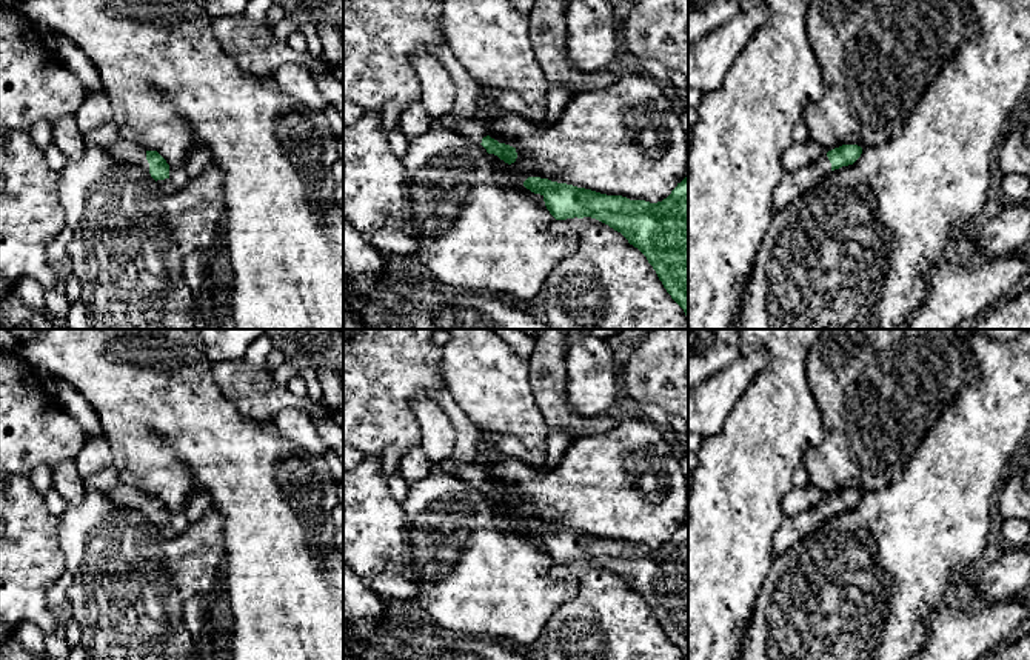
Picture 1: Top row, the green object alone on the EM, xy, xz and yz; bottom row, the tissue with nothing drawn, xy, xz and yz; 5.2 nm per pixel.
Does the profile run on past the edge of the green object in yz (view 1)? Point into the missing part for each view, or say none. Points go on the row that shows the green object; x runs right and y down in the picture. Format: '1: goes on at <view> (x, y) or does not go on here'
1: goes on at yz (792, 185)

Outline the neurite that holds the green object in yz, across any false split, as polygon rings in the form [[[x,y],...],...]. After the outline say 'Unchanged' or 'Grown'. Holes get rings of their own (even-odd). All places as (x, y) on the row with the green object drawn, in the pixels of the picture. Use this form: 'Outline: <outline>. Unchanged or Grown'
Outline: [[[842,145],[824,152],[814,163],[796,172],[785,172],[774,189],[774,211],[782,211],[788,203],[821,182],[830,171],[853,165],[861,154],[861,146]]]. Grown

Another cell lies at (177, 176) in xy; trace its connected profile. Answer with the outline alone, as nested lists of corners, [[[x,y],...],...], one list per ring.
[[[169,166],[169,180],[171,180],[172,191],[179,191],[183,186],[186,186],[191,178],[188,177],[183,168]]]

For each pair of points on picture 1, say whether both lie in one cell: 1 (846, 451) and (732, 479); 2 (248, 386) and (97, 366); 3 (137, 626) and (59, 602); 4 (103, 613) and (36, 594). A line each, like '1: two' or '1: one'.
1: two
2: two
3: two
4: two

